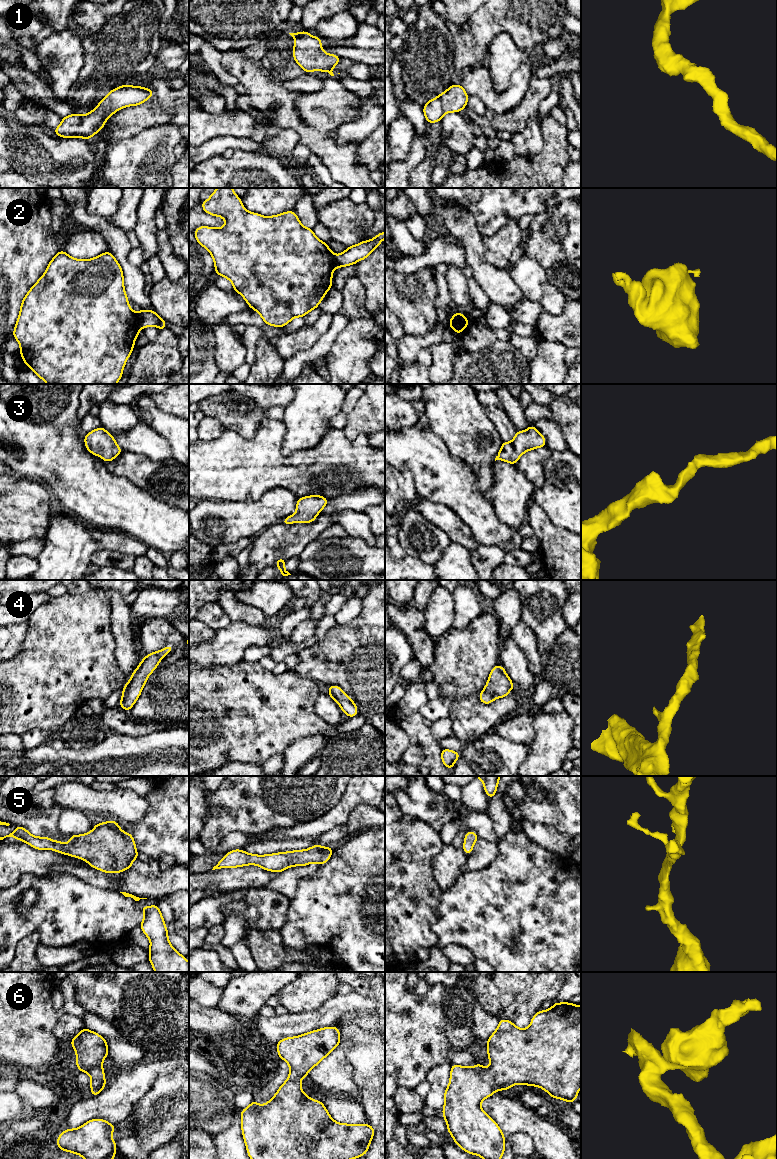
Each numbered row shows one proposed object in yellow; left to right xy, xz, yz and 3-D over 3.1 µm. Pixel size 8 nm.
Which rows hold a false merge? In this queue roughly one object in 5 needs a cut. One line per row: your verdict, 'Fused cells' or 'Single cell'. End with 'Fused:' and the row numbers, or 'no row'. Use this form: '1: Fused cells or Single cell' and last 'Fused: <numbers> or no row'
1: Single cell
2: Fused cells
3: Single cell
4: Single cell
5: Single cell
6: Single cell
Fused: 2

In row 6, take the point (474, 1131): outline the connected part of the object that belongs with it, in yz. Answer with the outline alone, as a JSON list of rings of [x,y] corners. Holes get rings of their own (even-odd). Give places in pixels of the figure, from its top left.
[[[554,1002],[552,1008],[537,1012],[527,1029],[501,1019],[486,1043],[489,1068],[480,1063],[474,1067],[452,1064],[442,1112],[456,1145],[470,1155],[501,1159],[505,1136],[497,1123],[482,1110],[481,1102],[497,1090],[525,1084],[542,1088],[551,1098],[573,1103],[581,1088],[581,1005]]]

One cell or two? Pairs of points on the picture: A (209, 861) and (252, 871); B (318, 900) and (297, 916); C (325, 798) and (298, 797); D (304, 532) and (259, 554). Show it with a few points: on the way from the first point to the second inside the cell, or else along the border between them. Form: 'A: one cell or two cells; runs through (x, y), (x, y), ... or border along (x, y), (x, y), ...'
A: two cells; border along (211, 869), (199, 873)
B: one cell; runs through (314, 905), (302, 916)
C: one cell; runs through (318, 797), (305, 797)
D: one cell; runs through (293, 538), (289, 541), (274, 542), (270, 546)

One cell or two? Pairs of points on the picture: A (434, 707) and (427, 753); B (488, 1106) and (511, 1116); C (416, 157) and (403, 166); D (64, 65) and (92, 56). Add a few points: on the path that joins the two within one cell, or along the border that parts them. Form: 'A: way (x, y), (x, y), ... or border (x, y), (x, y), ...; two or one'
A: border (428, 700), (421, 708), (421, 713), (432, 722); two
B: way (494, 1106), (501, 1106), (505, 1110); one
C: way (413, 160), (406, 166); one
D: border (78, 36), (83, 52), (83, 67), (76, 81); two

